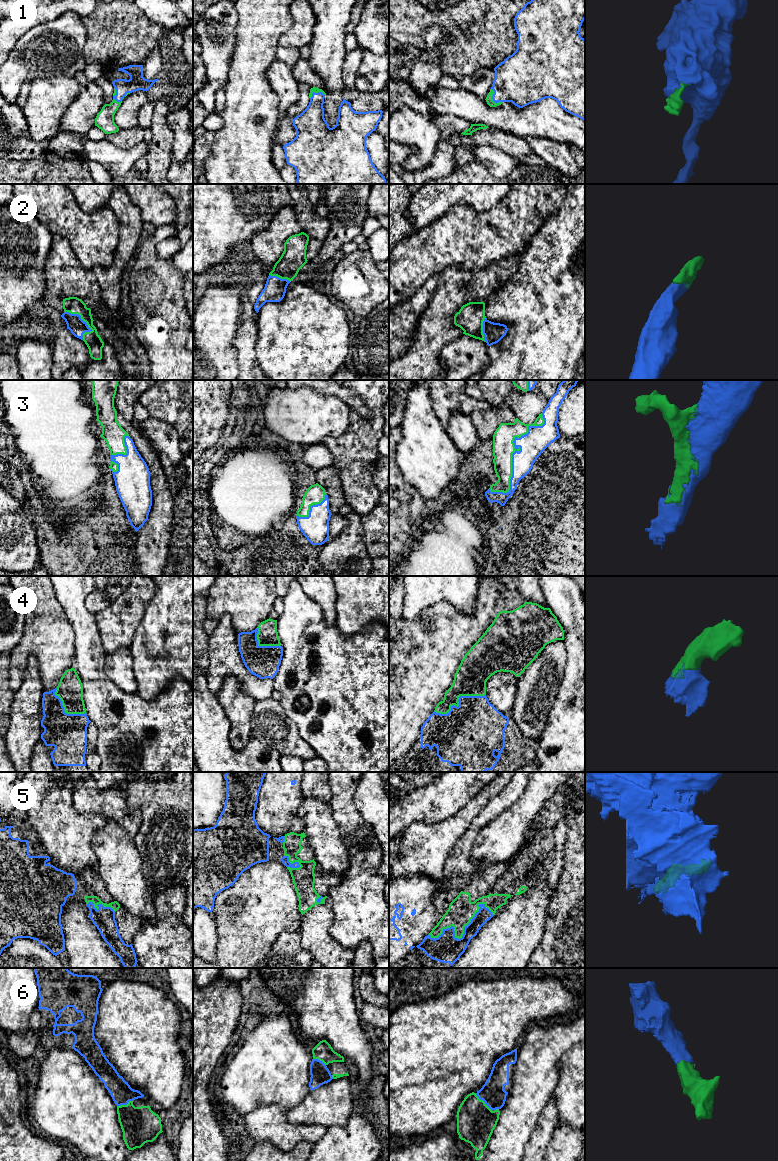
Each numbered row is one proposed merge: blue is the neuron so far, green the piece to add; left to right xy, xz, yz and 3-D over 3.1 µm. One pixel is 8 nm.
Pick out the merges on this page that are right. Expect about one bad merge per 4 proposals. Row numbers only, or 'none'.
1, 2, 3, 4, 6

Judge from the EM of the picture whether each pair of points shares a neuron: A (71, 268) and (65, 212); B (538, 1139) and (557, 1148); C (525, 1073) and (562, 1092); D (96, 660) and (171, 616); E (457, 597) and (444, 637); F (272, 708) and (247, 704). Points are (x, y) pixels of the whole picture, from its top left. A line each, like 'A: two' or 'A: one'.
A: two
B: two
C: two
D: two
E: two
F: two

